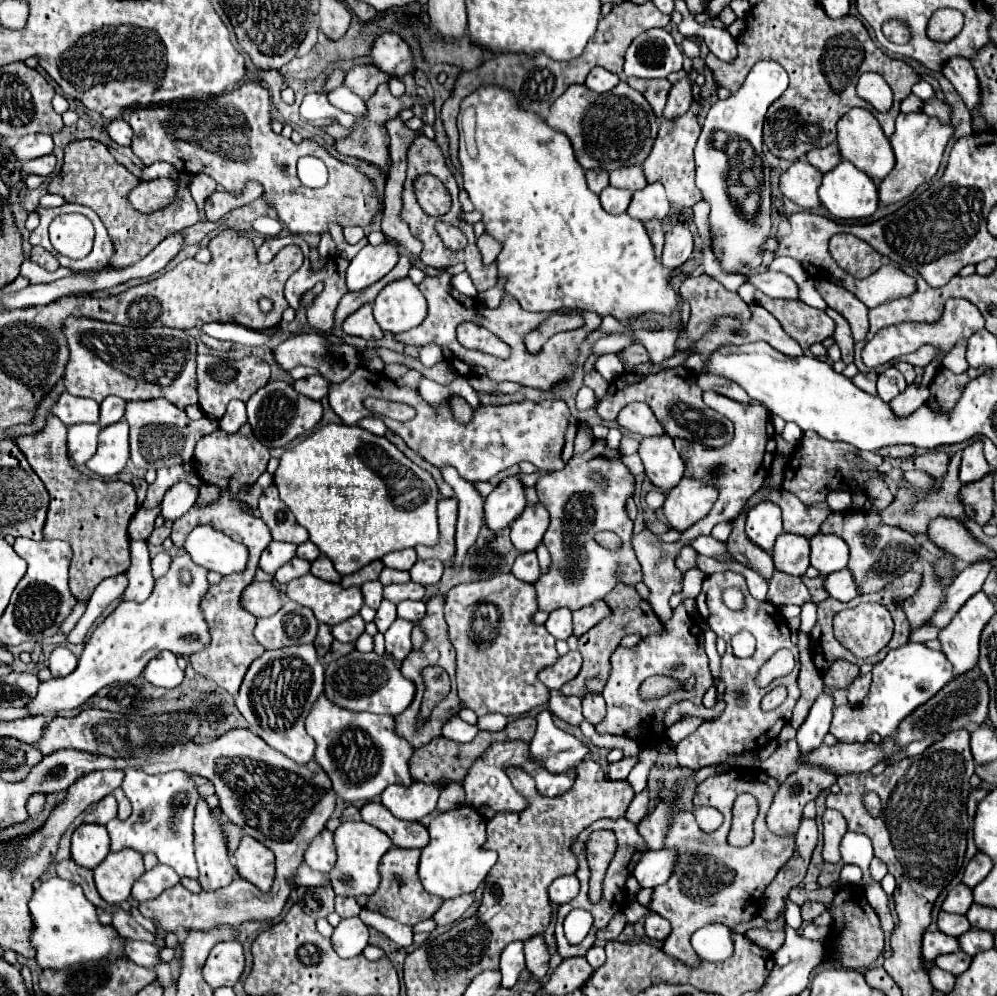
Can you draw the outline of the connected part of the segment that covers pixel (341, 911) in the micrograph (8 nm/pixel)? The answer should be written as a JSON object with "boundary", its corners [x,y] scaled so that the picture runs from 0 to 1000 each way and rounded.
{"boundary":[[[336,902],[336,916],[342,920],[342,922],[354,922],[354,920],[360,920],[362,912],[360,908],[356,908],[358,904],[356,902]]]}

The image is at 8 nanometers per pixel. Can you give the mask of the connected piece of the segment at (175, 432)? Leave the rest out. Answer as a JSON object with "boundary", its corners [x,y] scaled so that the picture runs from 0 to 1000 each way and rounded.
{"boundary":[[[165,400],[145,402],[145,404],[129,404],[125,412],[125,422],[131,428],[131,462],[137,470],[157,472],[178,466],[190,466],[194,462],[194,452],[200,440],[212,436],[220,430],[218,424],[208,422],[190,422],[184,412],[172,406]]]}

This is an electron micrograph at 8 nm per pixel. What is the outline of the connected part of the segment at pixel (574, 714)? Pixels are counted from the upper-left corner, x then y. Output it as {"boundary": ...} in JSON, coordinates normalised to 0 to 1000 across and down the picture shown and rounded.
{"boundary":[[[555,693],[553,701],[551,701],[551,711],[557,719],[567,723],[569,727],[583,727],[585,725],[583,703],[579,699],[567,699],[561,693]]]}

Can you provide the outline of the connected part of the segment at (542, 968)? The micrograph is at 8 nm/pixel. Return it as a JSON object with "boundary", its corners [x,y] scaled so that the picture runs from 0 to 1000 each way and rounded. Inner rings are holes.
{"boundary":[[[535,940],[525,946],[529,972],[535,976],[537,984],[543,984],[551,974],[551,954],[545,940]]]}

